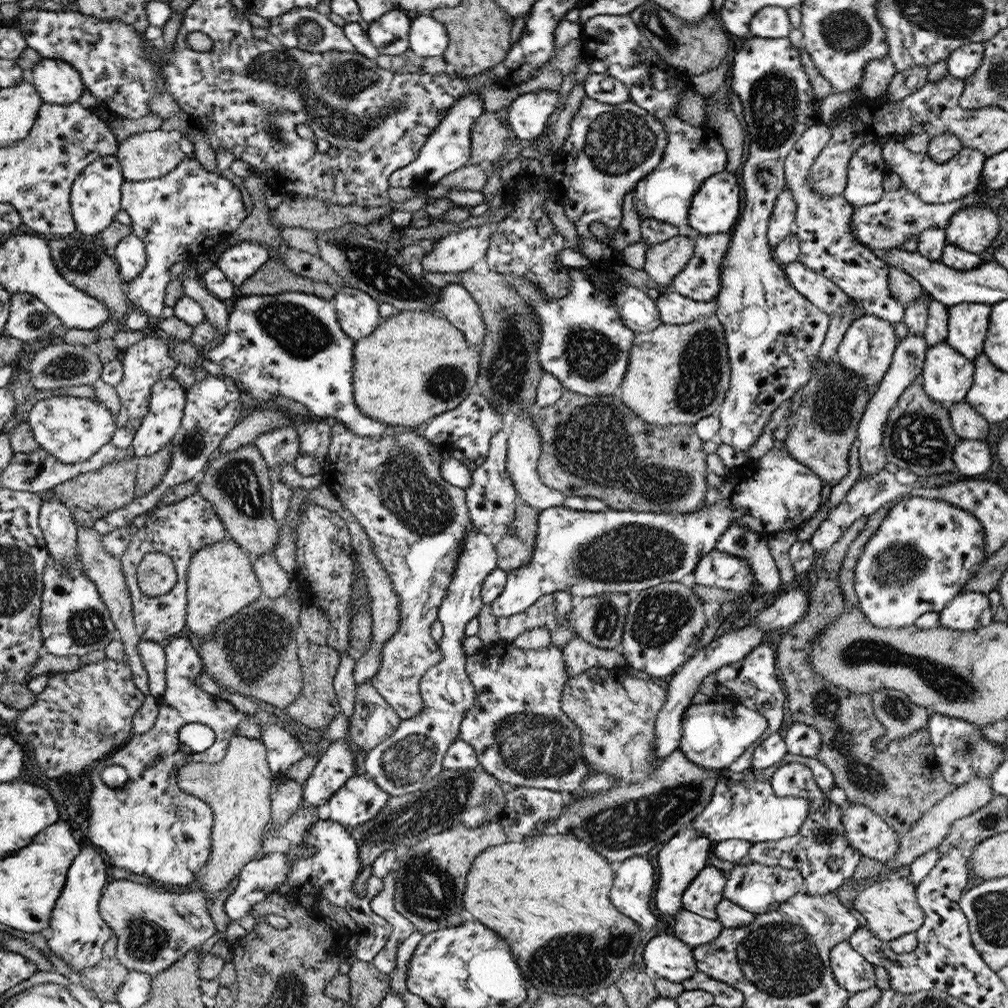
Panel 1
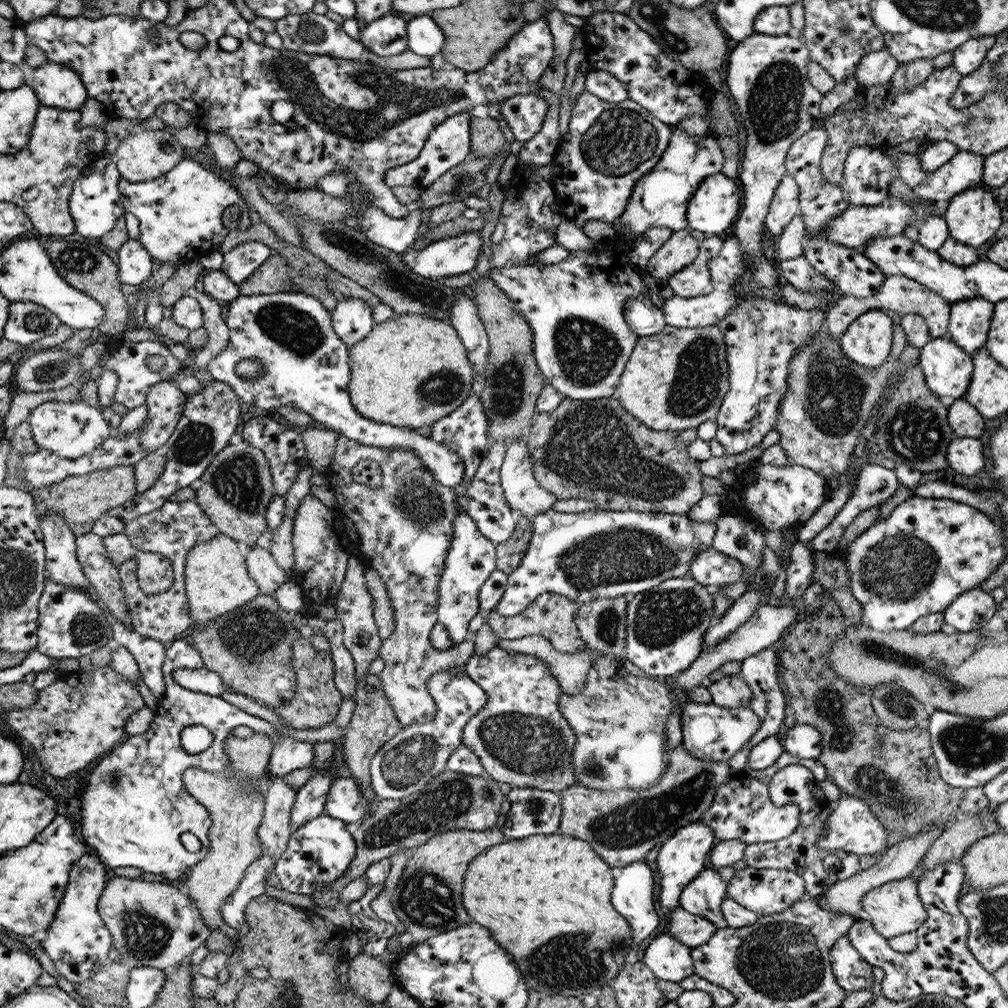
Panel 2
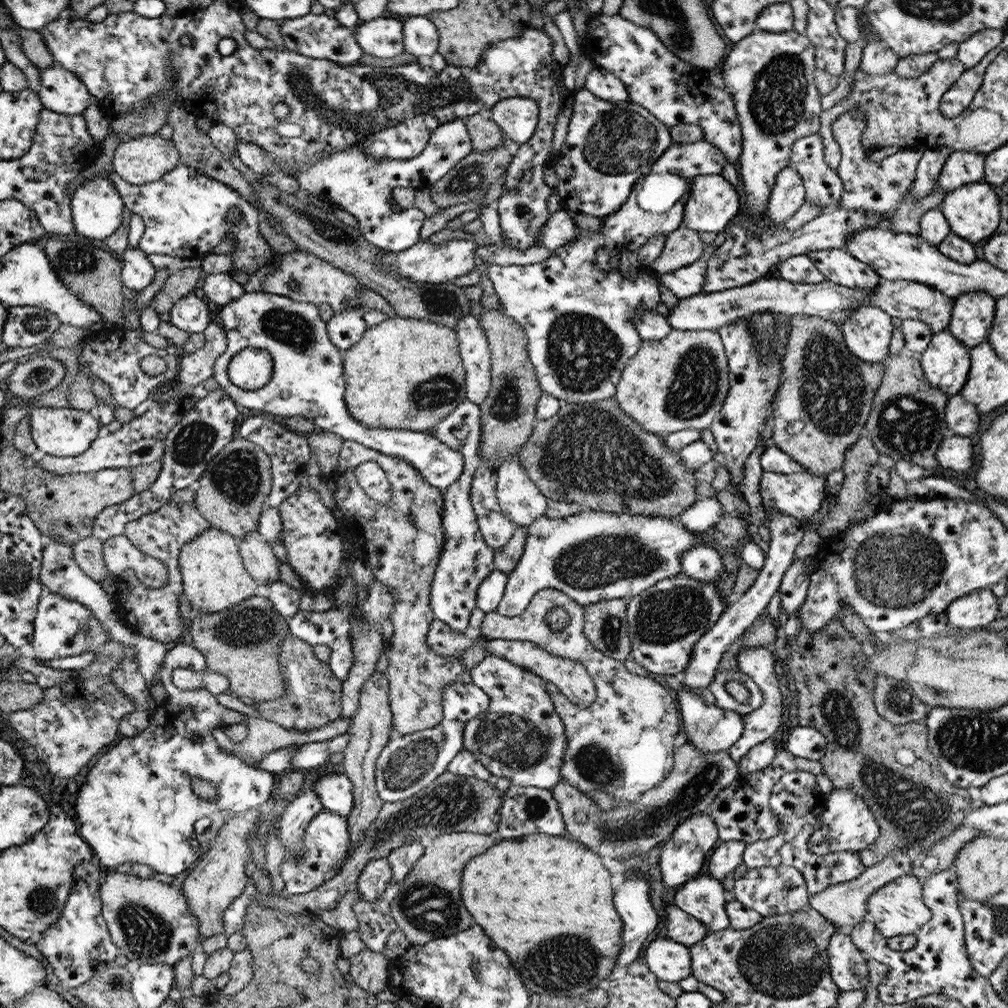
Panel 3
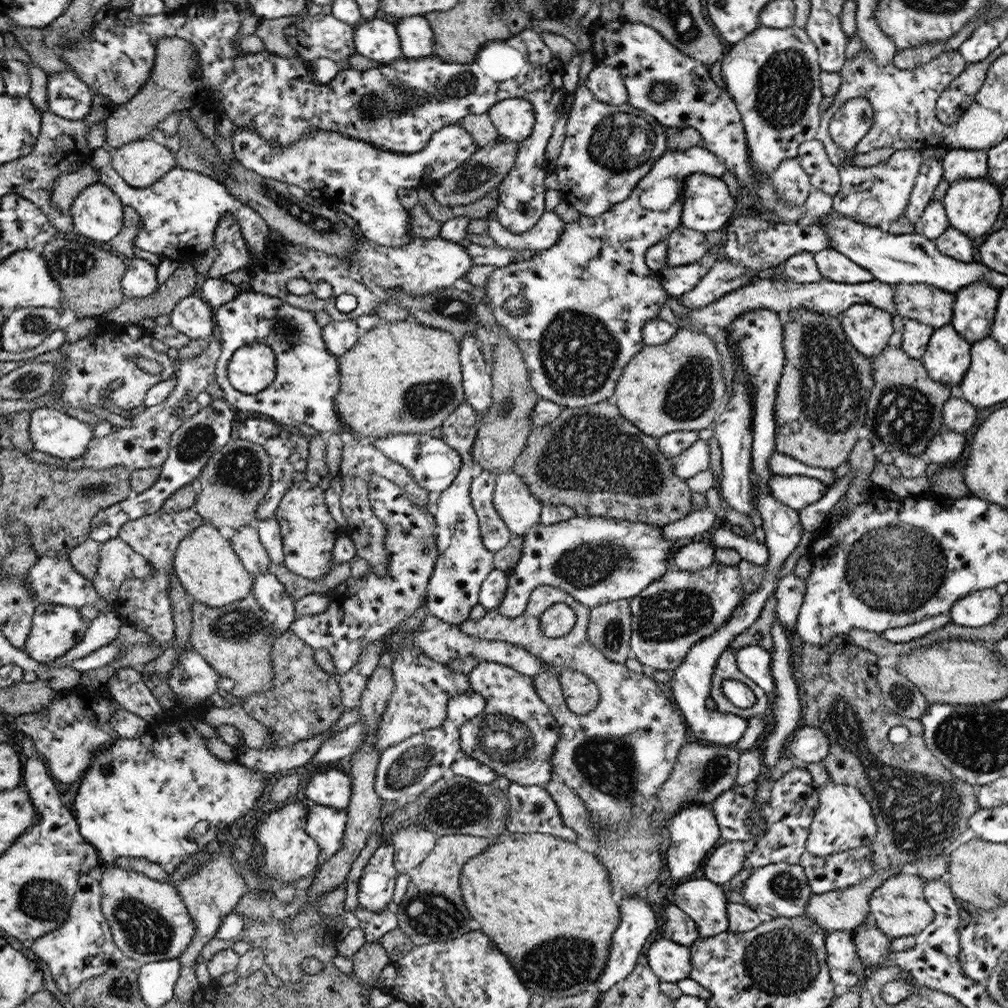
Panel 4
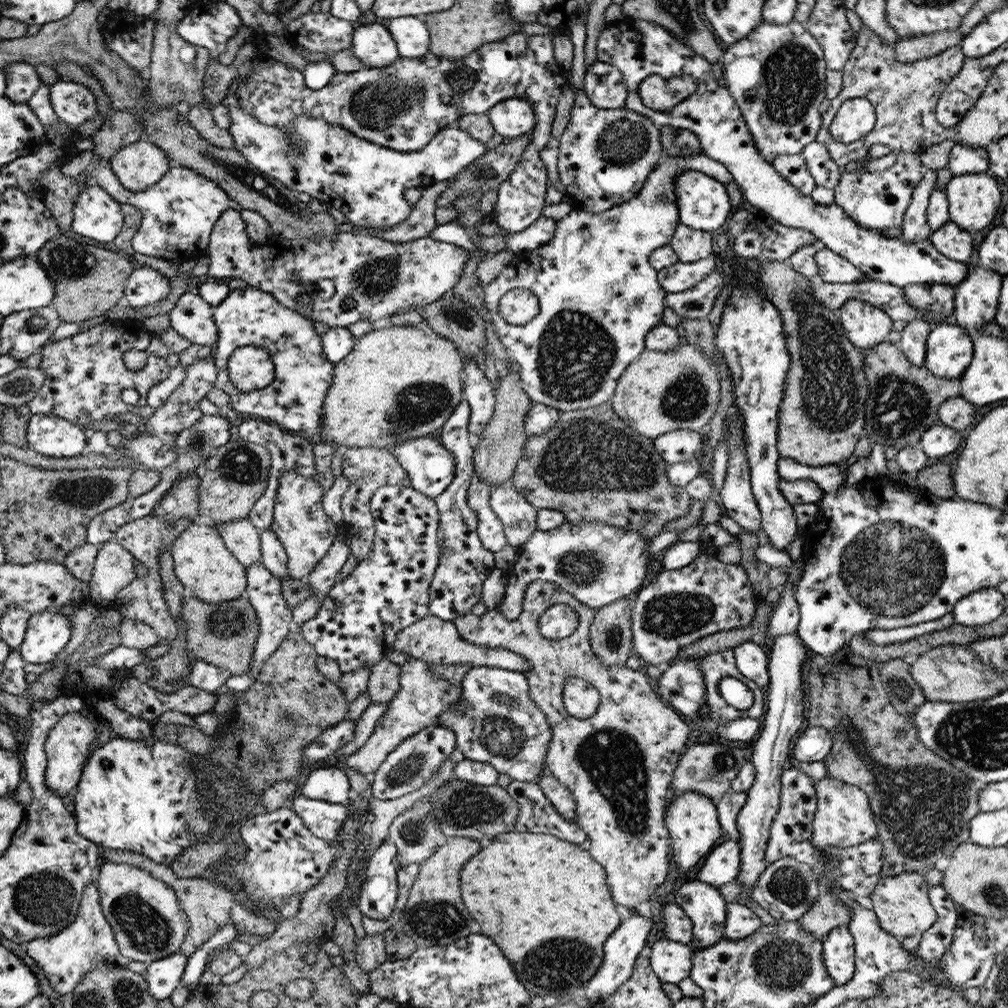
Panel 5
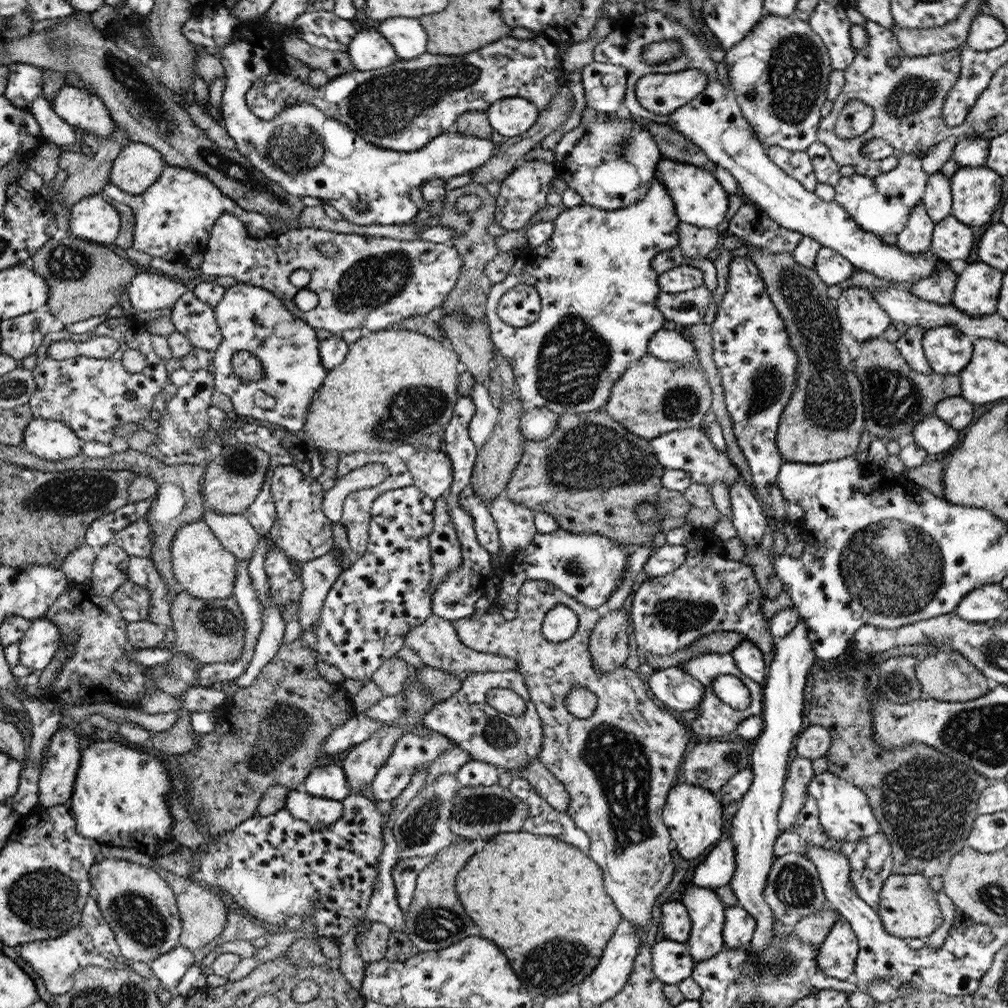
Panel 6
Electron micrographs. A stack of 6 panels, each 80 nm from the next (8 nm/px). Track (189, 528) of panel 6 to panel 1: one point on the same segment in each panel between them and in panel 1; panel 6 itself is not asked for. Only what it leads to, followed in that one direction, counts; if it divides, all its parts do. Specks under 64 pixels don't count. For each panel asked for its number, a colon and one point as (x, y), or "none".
1: (221, 580)
2: (218, 581)
3: (215, 578)
4: (206, 564)
5: (202, 562)

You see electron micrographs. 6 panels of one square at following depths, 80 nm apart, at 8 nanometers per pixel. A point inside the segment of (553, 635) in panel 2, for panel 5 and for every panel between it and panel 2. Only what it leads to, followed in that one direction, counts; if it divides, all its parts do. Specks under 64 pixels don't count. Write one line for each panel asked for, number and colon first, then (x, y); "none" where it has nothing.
3: (622, 745)
4: (616, 758)
5: (618, 764)

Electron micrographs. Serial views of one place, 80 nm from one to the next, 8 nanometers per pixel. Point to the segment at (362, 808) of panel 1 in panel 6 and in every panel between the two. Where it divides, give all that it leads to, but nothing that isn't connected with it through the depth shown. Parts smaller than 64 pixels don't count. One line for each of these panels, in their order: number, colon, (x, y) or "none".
2: (345, 801)
3: (335, 790)
4: (332, 788)
5: (330, 784)
6: (328, 781)

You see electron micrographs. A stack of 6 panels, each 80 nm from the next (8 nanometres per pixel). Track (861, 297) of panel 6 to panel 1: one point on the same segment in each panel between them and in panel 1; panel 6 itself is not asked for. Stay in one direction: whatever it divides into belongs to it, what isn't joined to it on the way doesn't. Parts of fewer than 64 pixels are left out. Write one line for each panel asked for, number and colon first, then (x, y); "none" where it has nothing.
1: (866, 350)
2: (867, 340)
3: (867, 331)
4: (867, 328)
5: (865, 325)

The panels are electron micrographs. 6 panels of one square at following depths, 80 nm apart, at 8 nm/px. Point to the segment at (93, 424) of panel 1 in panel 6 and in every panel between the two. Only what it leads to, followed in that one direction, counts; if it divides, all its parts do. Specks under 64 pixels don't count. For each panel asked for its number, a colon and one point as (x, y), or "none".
2: (70, 430)
3: (63, 432)
4: (52, 431)
5: (48, 434)
6: (51, 440)

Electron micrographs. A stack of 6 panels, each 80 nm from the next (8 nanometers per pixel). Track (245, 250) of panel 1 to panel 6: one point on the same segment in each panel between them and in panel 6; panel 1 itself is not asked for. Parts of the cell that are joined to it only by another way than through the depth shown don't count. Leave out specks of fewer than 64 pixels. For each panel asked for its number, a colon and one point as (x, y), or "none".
2: (246, 257)
3: (186, 214)
4: (180, 213)
5: (179, 212)
6: (173, 219)

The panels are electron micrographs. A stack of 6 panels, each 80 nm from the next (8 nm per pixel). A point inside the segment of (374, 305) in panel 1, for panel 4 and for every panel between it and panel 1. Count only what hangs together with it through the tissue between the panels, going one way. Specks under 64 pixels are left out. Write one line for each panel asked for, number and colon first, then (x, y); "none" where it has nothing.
2: (353, 319)
3: (347, 327)
4: (340, 337)

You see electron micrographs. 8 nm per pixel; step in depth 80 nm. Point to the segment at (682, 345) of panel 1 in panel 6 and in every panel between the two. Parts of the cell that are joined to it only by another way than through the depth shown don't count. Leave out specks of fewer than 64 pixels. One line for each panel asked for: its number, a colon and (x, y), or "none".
2: (674, 380)
3: (680, 382)
4: (679, 385)
5: (660, 391)
6: (653, 397)

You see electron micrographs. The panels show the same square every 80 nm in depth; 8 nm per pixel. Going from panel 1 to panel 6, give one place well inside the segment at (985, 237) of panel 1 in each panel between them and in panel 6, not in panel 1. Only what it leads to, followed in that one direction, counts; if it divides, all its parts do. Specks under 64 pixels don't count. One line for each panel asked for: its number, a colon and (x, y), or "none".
2: (973, 216)
3: (973, 210)
4: (972, 205)
5: (974, 199)
6: (977, 191)

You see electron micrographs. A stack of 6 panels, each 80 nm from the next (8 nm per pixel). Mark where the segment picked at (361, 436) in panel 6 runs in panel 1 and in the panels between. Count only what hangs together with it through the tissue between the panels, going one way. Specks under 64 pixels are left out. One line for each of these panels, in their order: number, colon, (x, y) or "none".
1: (416, 365)
2: (411, 370)
3: (406, 374)
4: (404, 377)
5: (398, 371)

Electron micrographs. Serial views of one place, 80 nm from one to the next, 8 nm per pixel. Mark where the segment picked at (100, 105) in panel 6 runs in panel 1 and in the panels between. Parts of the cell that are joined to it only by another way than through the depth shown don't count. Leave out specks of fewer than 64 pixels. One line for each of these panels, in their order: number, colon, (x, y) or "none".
1: (57, 82)
2: (59, 86)
3: (62, 91)
4: (69, 97)
5: (73, 103)

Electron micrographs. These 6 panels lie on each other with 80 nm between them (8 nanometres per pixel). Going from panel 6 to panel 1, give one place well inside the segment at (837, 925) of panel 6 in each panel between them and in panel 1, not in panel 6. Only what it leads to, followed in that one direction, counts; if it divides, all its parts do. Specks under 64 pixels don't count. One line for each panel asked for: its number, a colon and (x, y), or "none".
1: (850, 970)
2: (852, 973)
3: (849, 970)
4: (846, 970)
5: (838, 955)

